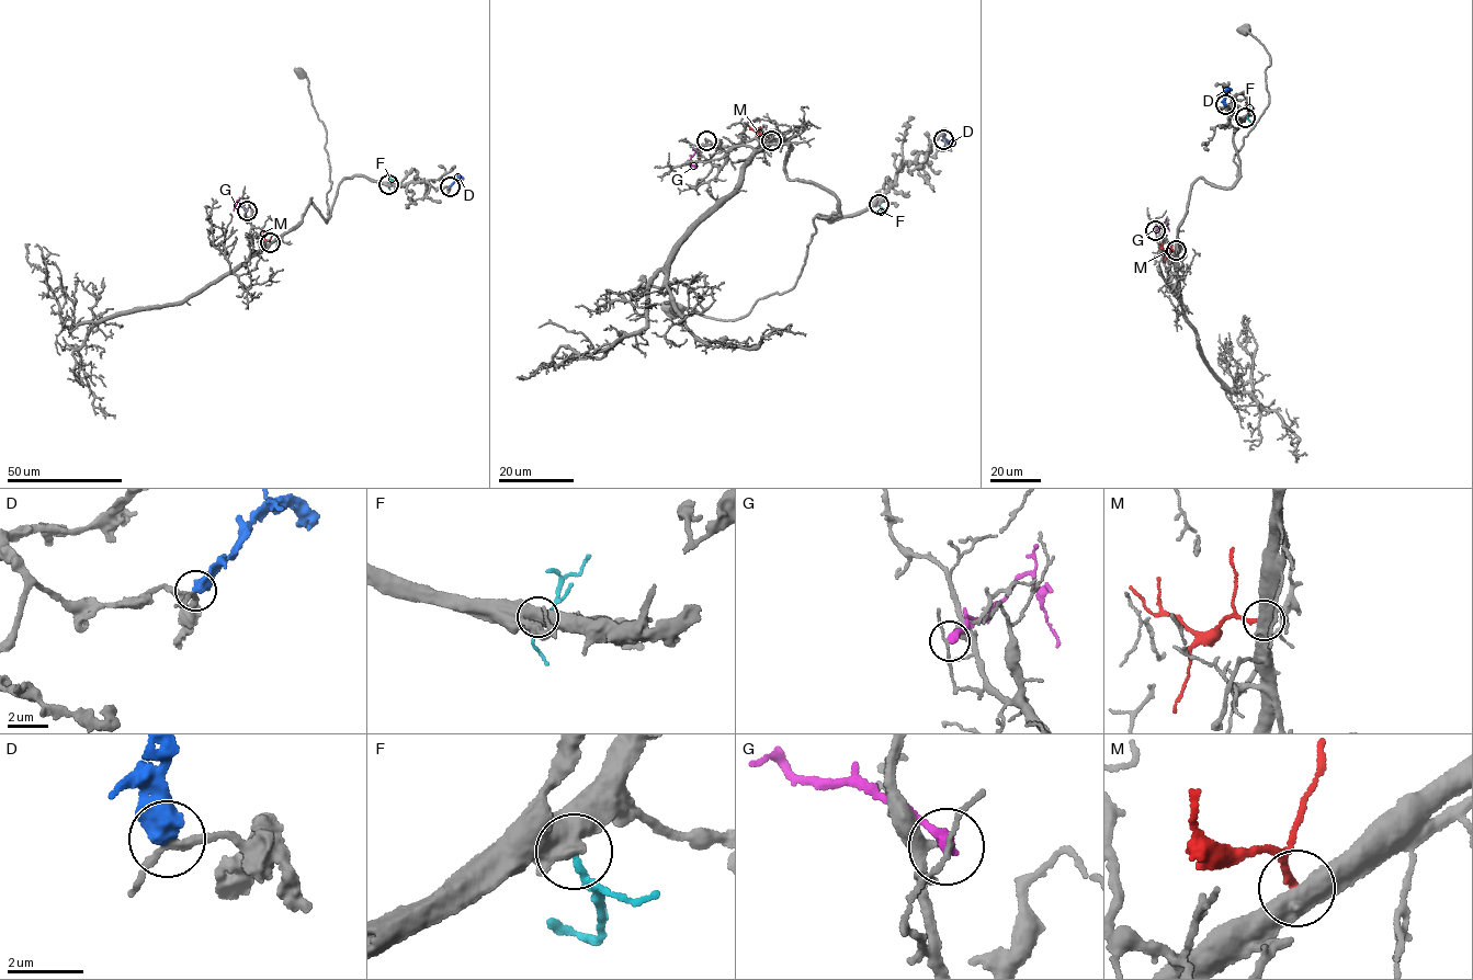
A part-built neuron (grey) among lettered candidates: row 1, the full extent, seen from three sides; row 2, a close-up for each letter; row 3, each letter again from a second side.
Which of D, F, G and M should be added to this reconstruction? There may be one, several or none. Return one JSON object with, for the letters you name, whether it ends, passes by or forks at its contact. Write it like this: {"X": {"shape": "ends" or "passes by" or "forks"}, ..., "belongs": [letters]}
{"belongs": []}

